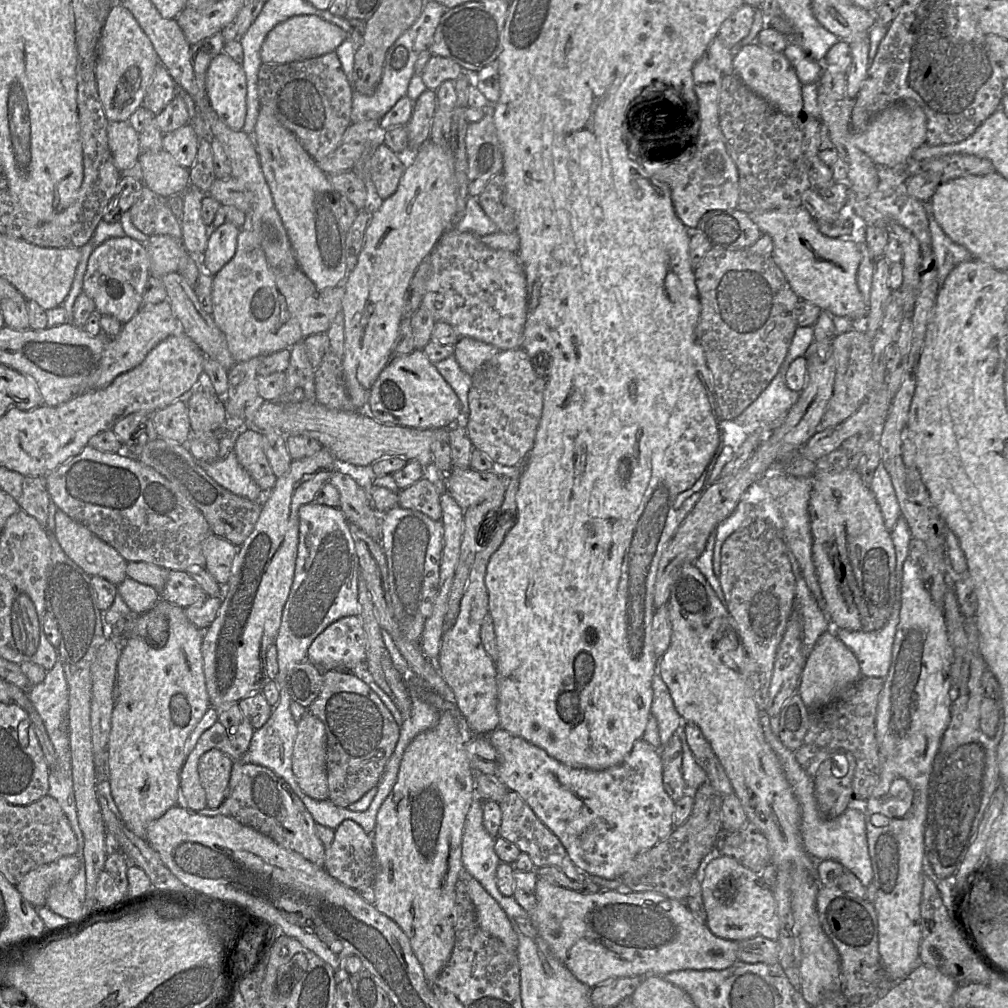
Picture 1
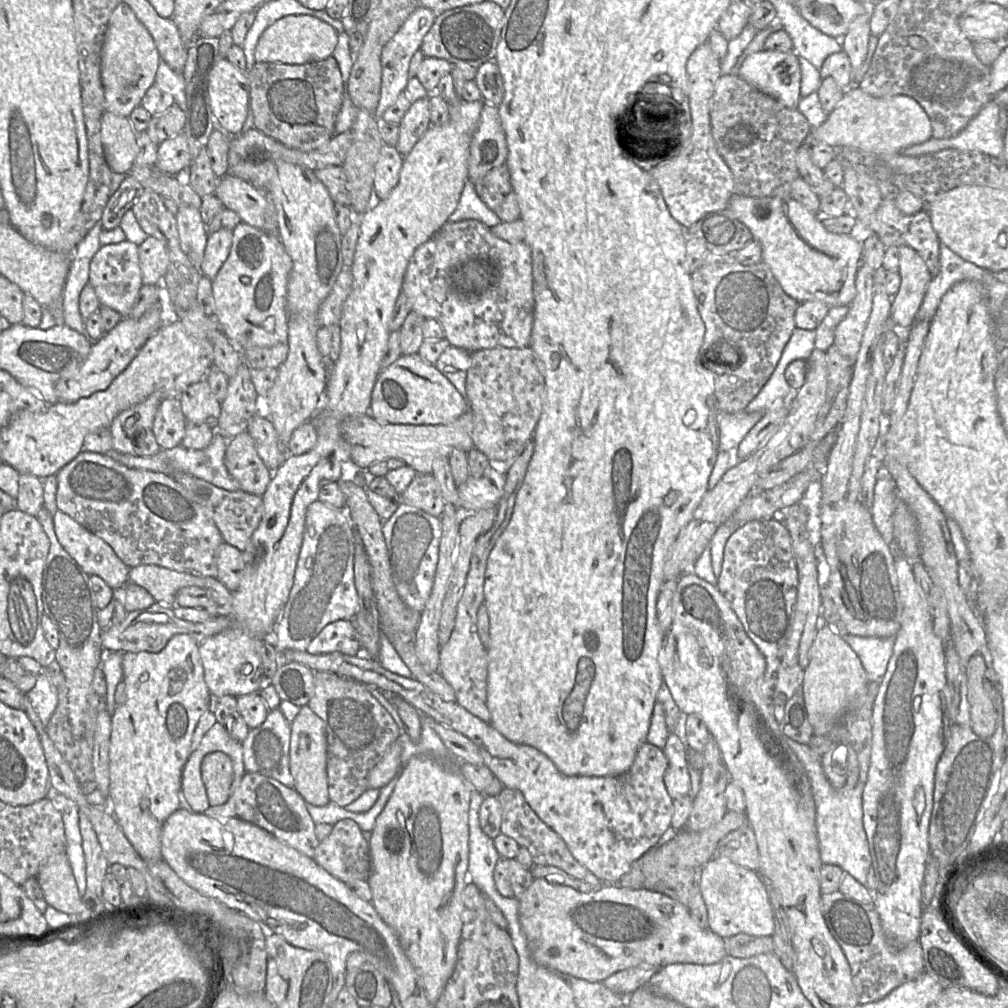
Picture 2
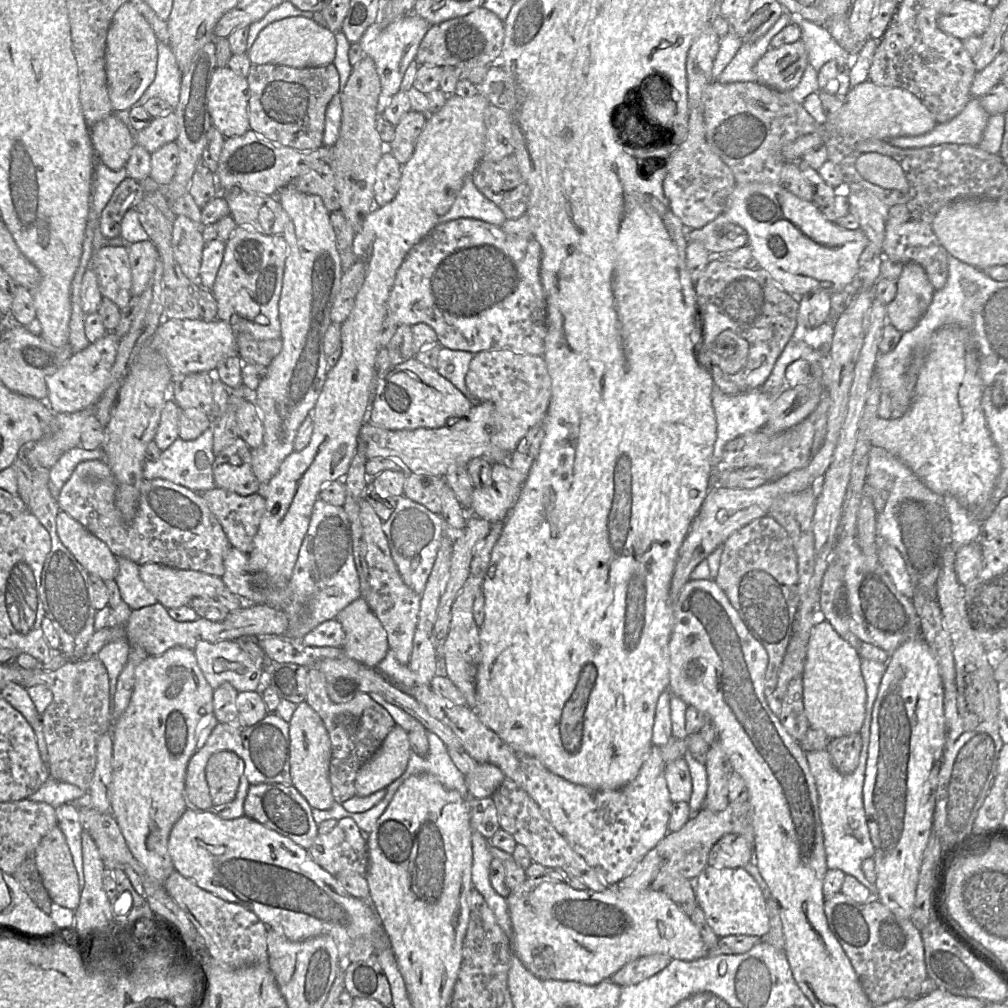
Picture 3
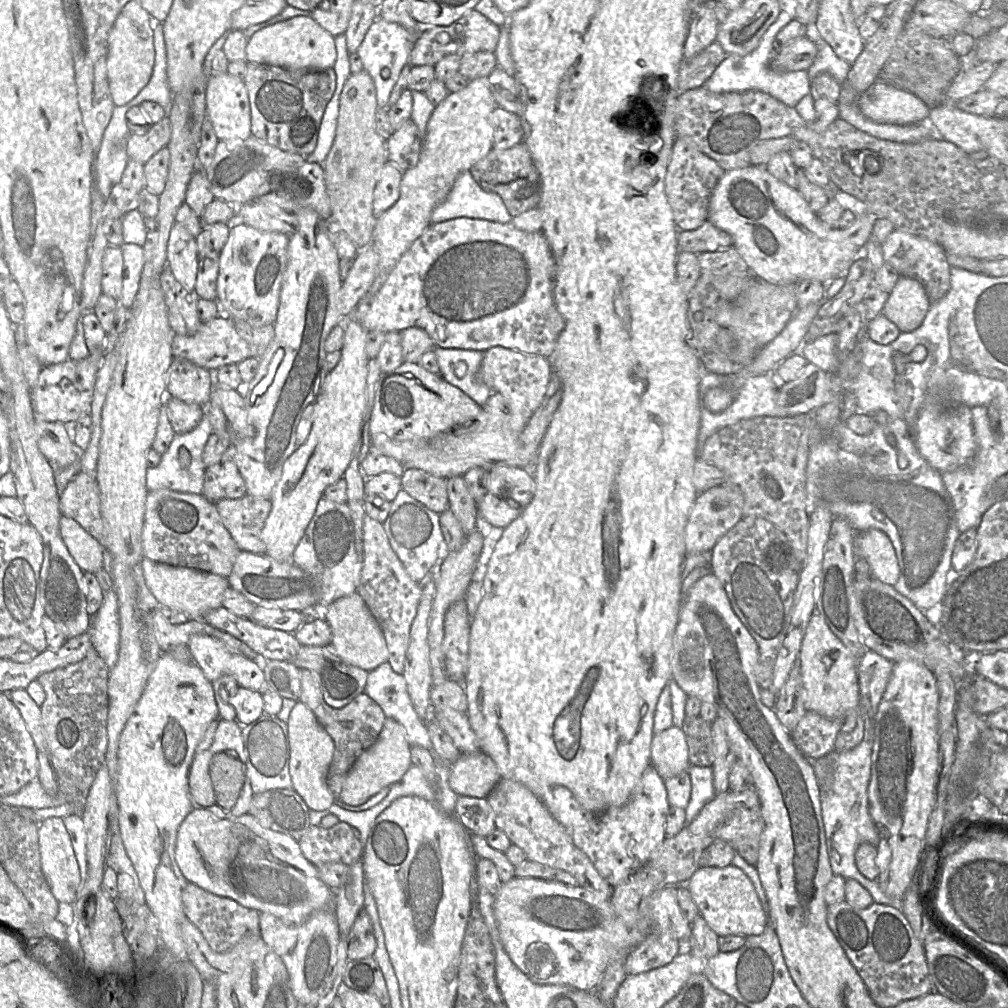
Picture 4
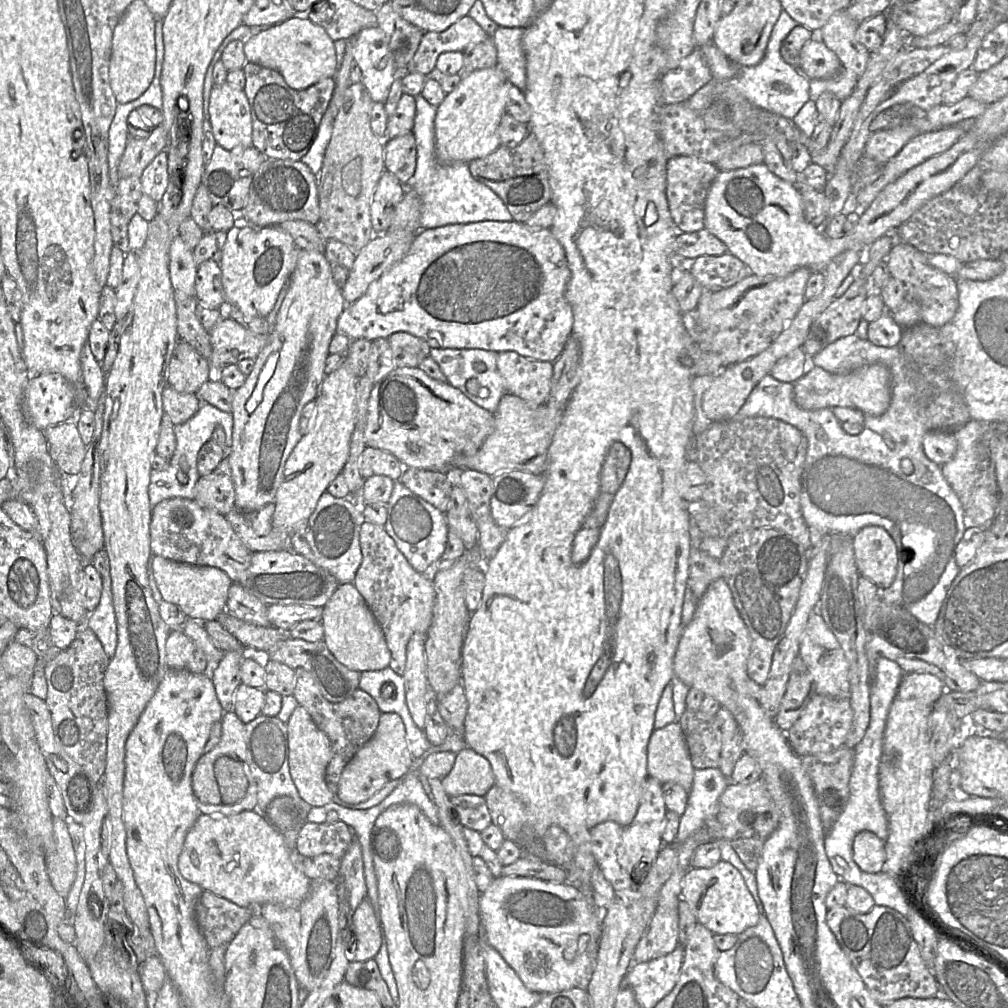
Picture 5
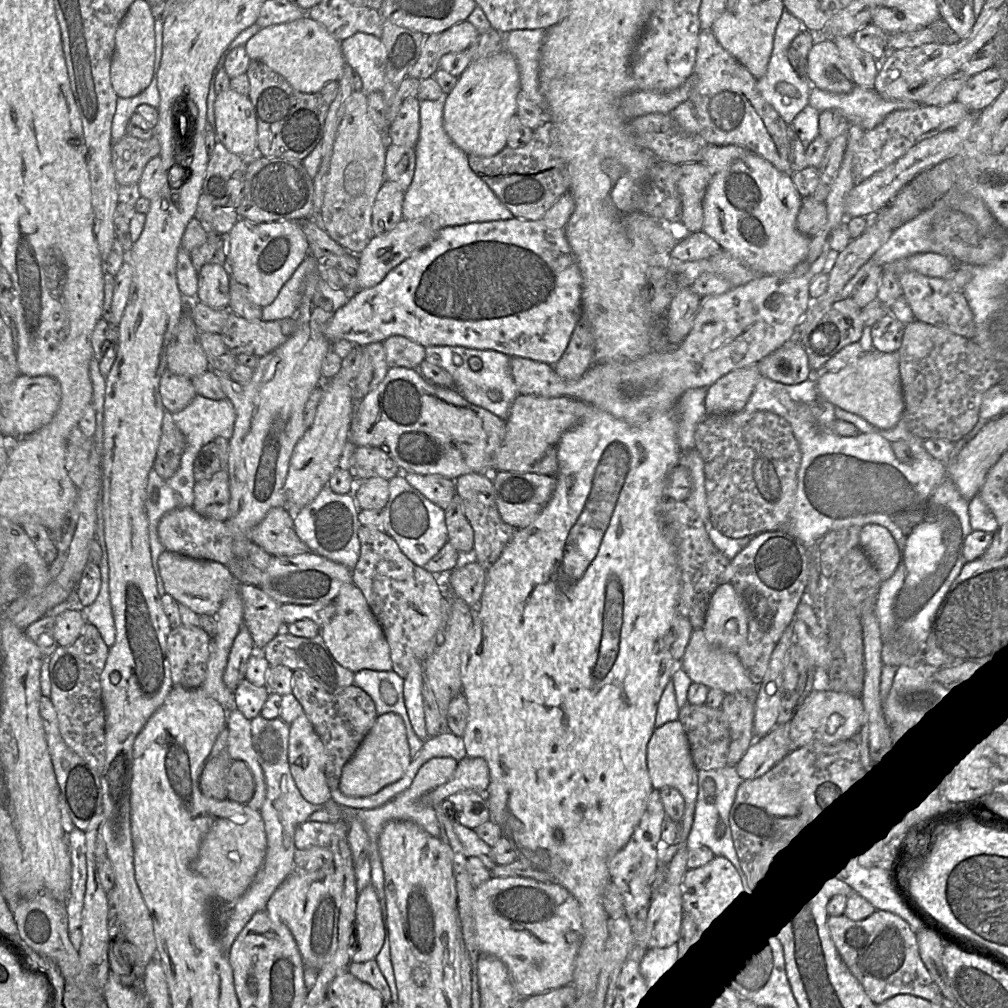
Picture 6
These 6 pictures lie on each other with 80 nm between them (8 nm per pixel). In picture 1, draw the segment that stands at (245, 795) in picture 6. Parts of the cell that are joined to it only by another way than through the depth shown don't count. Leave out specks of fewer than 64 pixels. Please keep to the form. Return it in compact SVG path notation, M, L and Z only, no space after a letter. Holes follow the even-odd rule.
M210 749L200 757L198 774L206 794L207 808L215 809L225 800L231 770L230 758L218 749Z

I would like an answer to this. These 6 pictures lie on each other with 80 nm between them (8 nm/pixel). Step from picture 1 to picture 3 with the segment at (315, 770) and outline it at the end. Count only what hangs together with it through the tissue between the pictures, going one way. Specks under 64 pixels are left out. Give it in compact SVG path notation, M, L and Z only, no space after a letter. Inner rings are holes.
M305 702L297 704L289 721L289 772L293 787L312 809L331 808L334 799L329 781L331 743L319 715Z

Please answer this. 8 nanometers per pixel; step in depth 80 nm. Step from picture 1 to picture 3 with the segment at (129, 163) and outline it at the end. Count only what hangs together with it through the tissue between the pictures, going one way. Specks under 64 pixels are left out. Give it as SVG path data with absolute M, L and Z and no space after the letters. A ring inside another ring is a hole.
M112 113L90 128L90 137L97 160L114 171L125 167L135 145L131 127Z

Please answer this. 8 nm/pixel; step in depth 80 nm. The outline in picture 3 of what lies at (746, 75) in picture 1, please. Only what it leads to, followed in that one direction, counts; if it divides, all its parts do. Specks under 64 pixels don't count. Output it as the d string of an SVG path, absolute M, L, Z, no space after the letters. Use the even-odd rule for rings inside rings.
M799 40L779 48L769 49L756 63L757 81L780 92L792 90L800 82L808 57Z

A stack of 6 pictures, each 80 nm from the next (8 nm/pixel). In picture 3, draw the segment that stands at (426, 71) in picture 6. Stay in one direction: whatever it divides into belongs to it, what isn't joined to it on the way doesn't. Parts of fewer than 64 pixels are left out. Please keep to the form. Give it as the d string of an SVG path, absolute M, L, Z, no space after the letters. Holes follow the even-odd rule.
M478 7L469 14L430 26L415 60L418 65L476 67L497 64L504 41L504 23L492 11Z

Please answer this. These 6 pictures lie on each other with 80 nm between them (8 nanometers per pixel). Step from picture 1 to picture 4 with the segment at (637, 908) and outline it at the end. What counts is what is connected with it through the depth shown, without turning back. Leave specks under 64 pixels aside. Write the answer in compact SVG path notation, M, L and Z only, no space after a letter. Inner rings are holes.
M514 877L503 883L494 896L494 917L504 949L515 966L536 984L563 984L578 990L594 991L606 968L614 961L625 961L630 951L649 935L669 935L680 942L682 949L687 947L691 938L691 923L685 918L677 902L677 885L667 886L652 897L652 927L648 933L630 929L615 912L610 899L600 899L581 886Z

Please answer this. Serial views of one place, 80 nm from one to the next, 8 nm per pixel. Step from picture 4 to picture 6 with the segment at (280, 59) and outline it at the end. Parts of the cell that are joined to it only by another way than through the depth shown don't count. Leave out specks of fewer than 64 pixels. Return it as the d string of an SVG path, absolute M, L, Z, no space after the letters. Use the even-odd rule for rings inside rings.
M307 16L261 30L245 44L250 60L258 61L283 76L290 86L303 93L316 93L330 81L338 81L346 65L341 41Z

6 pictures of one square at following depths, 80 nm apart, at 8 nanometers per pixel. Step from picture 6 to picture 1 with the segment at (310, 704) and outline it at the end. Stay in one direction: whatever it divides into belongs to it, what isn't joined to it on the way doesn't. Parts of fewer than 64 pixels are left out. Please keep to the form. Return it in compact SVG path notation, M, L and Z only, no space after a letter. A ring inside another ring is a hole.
M328 670L323 671L323 686L318 697L312 702L312 704L306 709L312 715L316 716L324 725L326 732L326 774L328 784L328 800L338 807L347 808L350 804L358 801L364 796L370 789L377 786L381 776L384 772L386 764L391 757L396 743L399 739L399 726L395 722L393 716L382 703L379 697L366 685L360 678L354 675L350 671L335 671Z

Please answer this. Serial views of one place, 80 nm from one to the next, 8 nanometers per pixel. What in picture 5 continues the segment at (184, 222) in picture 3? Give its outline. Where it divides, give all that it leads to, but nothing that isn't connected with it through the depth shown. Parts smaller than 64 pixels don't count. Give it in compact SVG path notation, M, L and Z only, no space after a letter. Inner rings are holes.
M179 235L176 236L169 250L169 274L174 290L195 296L197 269L192 250L185 245Z

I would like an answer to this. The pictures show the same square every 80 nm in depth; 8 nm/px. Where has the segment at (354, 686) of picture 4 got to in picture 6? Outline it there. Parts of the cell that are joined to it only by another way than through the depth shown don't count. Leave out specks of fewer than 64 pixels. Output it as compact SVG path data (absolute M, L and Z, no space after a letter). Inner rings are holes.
M281 631L262 651L262 656L269 666L282 665L290 670L303 670L315 679L328 693L338 693L354 684L355 673L341 666L327 648L321 634L313 638L293 636Z

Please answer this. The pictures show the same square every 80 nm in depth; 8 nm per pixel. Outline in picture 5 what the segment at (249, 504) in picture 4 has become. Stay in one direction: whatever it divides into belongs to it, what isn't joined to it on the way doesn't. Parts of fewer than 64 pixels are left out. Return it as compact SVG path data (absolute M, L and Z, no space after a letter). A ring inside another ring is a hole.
M273 502L254 511L232 509L225 515L234 532L252 553L291 550L291 536L273 529Z

